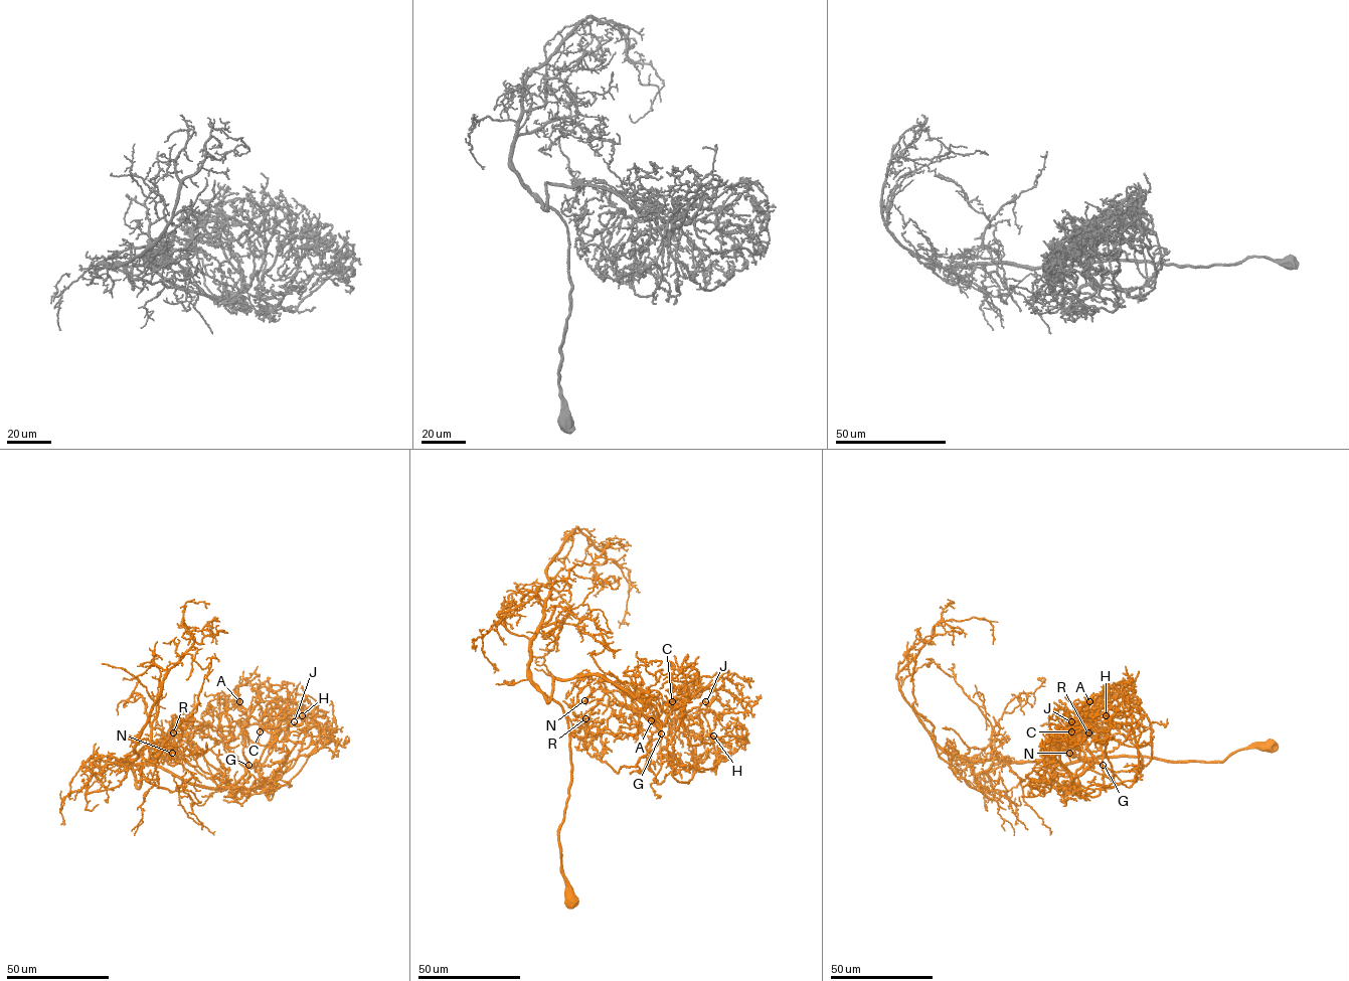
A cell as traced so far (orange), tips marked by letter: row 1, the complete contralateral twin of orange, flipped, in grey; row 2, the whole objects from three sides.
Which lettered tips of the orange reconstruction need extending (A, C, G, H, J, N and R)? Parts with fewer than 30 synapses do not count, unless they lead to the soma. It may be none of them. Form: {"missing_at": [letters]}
{"missing_at": ["G"]}

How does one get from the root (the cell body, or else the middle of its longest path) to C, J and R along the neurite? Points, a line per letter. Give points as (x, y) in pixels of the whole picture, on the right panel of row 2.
C: (1270, 745), (1219, 762), (1076, 760), (1062, 766), (1069, 788), (1047, 764), (1055, 787), (1092, 767), (1071, 731)
J: (1270, 745), (1219, 762), (1076, 760), (1069, 788), (1047, 764), (1057, 788), (1092, 767), (1071, 721)
R: (1270, 745), (1219, 762), (1076, 760), (1062, 766), (1069, 788), (1047, 764), (1046, 783), (1104, 788), (1088, 732)

